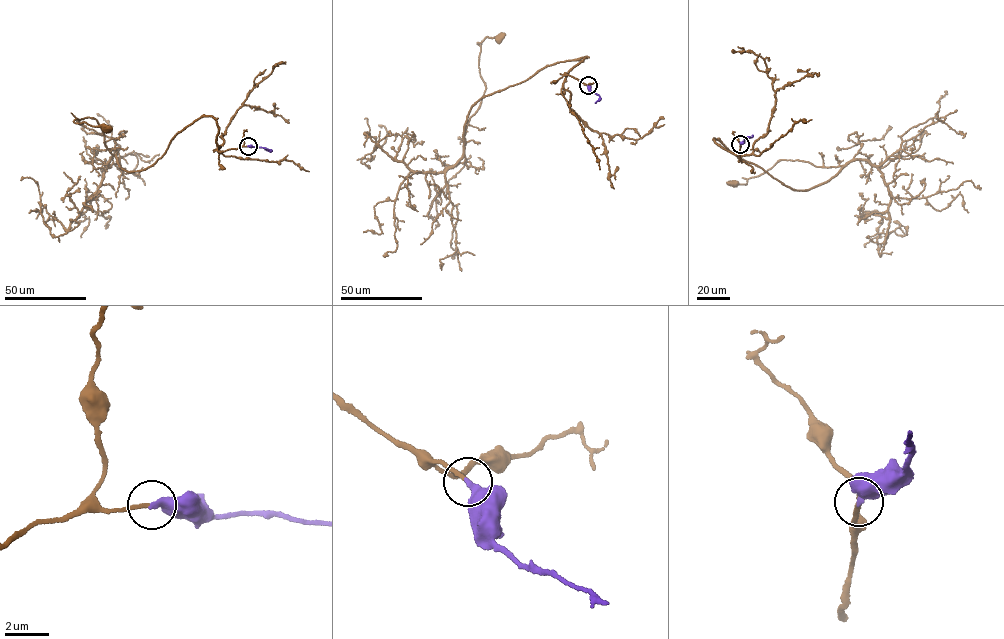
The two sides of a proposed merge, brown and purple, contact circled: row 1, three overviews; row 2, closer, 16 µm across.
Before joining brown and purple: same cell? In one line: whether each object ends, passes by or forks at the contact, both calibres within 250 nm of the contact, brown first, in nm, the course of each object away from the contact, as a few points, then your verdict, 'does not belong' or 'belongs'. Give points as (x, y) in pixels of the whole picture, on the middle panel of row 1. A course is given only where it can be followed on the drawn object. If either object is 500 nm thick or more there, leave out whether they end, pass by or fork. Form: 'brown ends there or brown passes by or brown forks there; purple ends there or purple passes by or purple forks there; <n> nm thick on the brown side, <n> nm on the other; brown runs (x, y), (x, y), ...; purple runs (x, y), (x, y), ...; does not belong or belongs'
brown ends there; purple ends there; 170 nm thick on the brown side, 380 nm on the other; brown runs (587, 85), (563, 74), (585, 57), (482, 97), (468, 111), (463, 145), (486, 89), (478, 43), (500, 37); purple runs (587, 86), (599, 96), (595, 102); belongs

